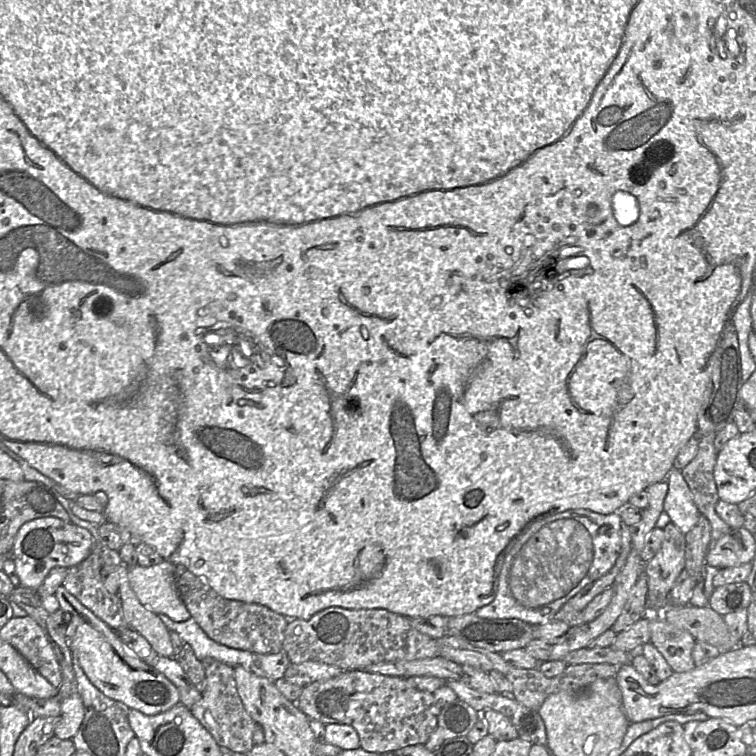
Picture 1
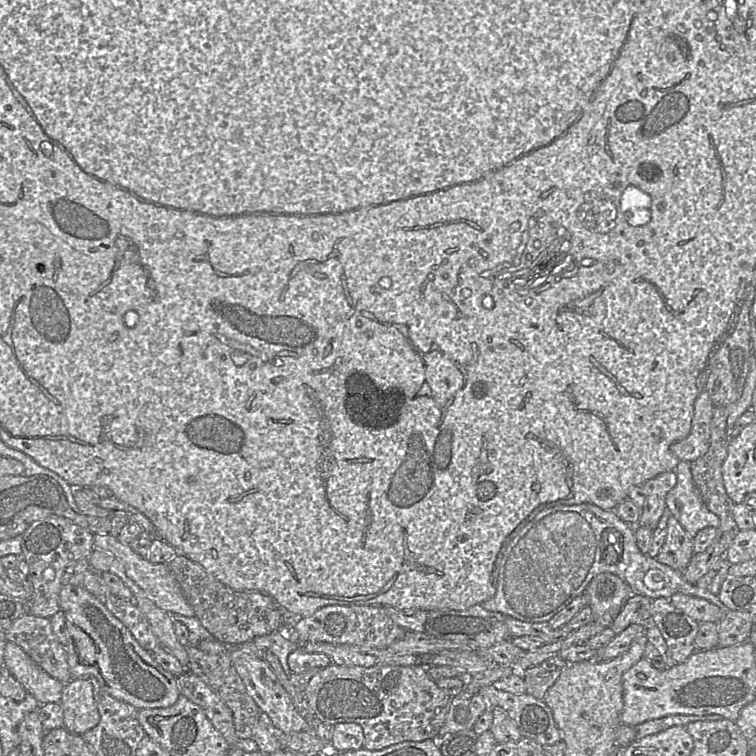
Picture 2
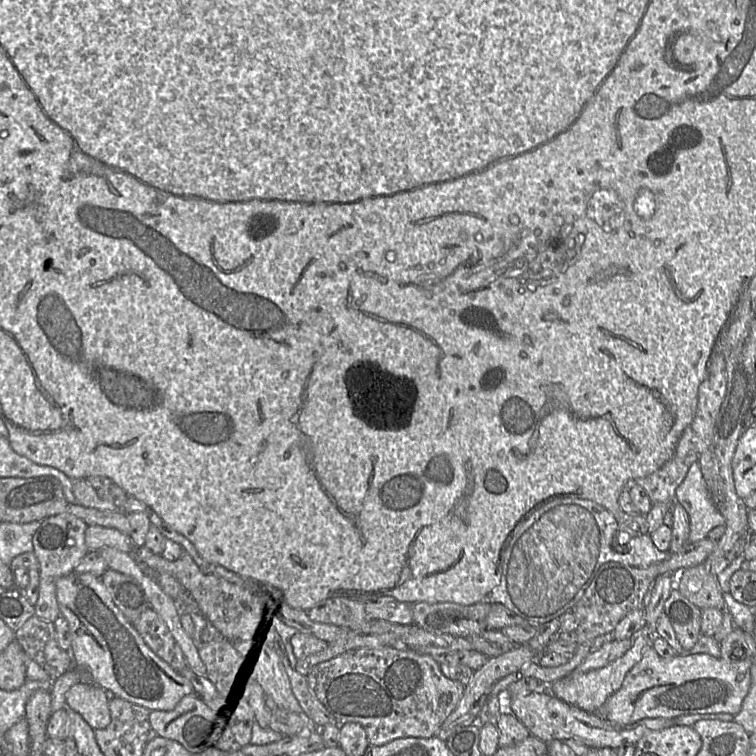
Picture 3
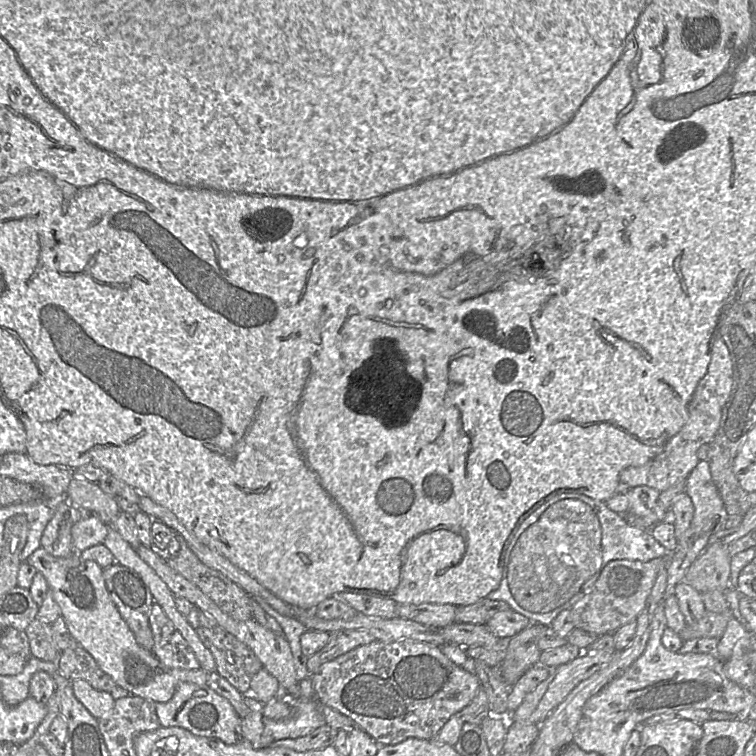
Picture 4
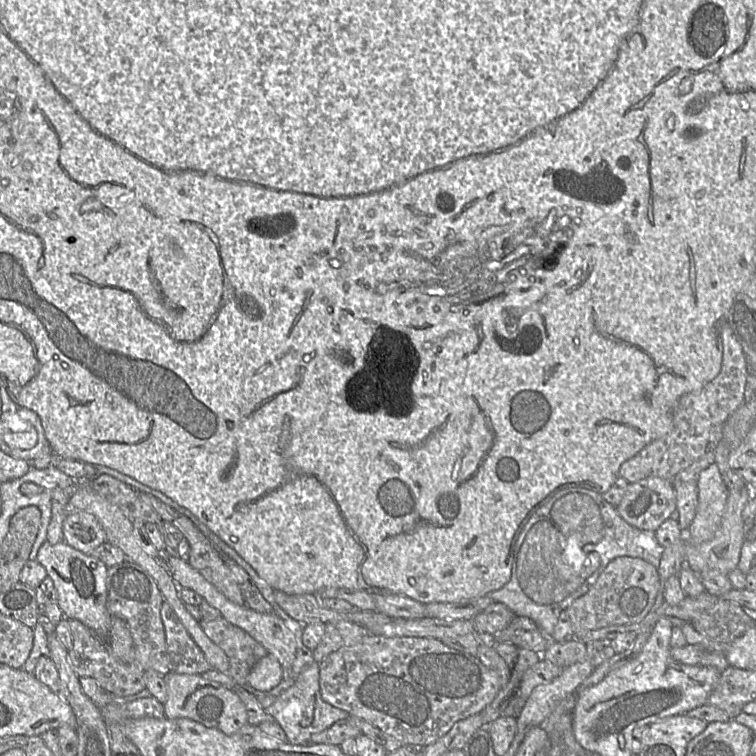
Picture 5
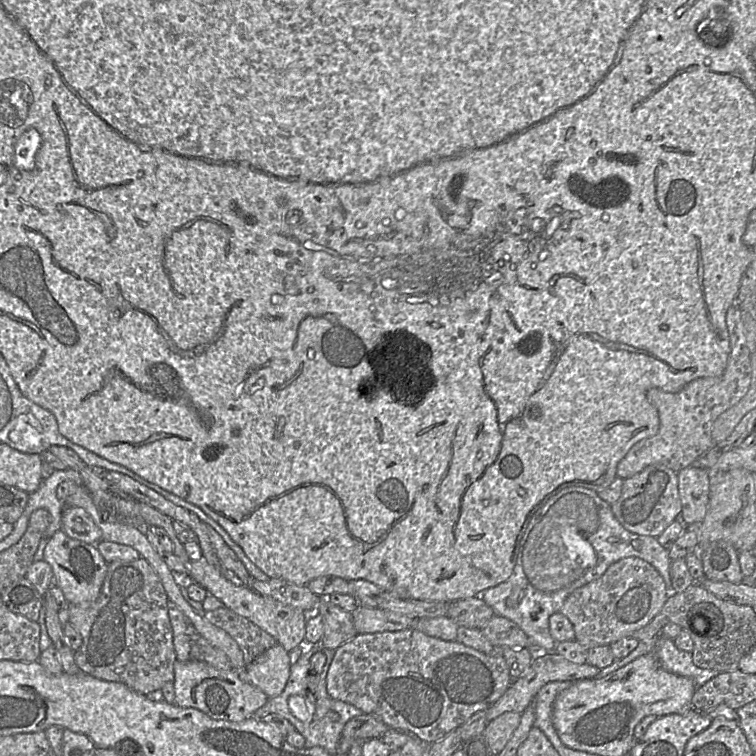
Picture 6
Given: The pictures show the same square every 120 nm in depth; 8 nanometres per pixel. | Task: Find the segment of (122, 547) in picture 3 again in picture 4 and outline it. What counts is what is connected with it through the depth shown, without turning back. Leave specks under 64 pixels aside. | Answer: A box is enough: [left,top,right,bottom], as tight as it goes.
[71,514,109,552]

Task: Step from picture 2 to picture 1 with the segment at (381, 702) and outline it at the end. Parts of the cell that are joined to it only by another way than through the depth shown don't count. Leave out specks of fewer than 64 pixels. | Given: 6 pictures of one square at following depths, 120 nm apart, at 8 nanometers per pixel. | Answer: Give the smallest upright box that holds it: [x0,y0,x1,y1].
[296,670,439,754]

